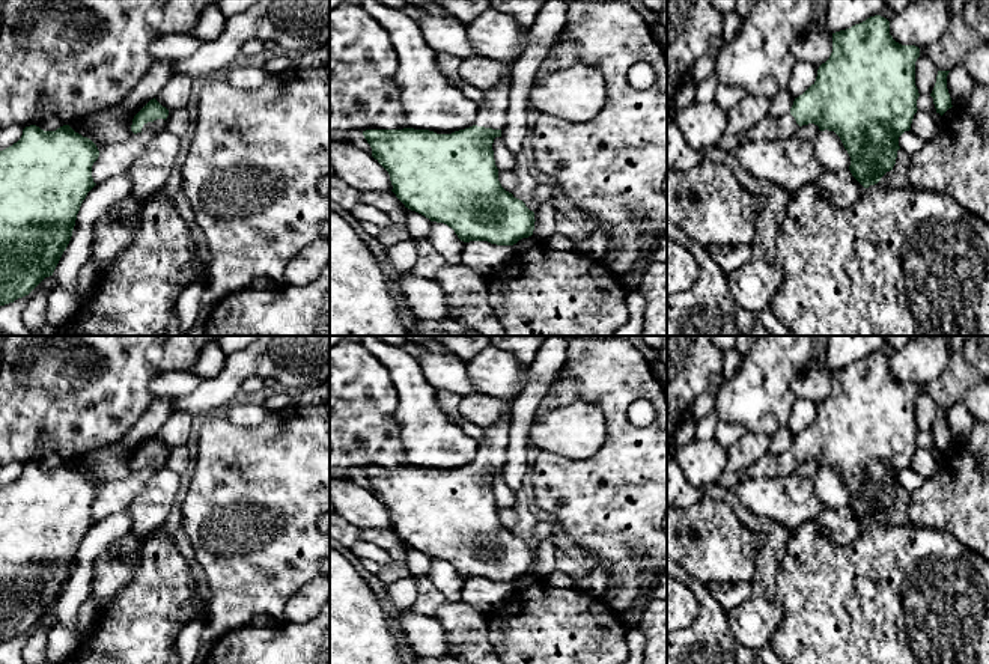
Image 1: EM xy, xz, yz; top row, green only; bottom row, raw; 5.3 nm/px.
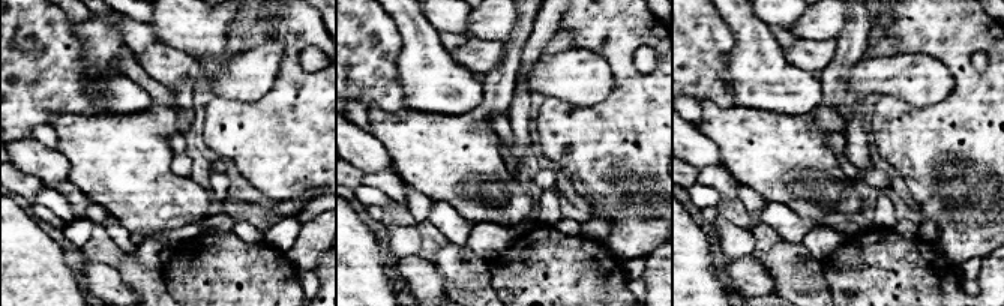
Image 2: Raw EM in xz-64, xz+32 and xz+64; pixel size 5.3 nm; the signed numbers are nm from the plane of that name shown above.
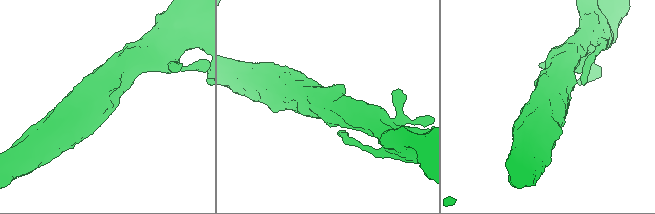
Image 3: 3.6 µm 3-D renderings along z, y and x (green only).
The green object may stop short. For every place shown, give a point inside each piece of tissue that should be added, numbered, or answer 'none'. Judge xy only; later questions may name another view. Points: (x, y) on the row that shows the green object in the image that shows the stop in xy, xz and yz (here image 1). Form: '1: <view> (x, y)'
1: xy (158, 125)

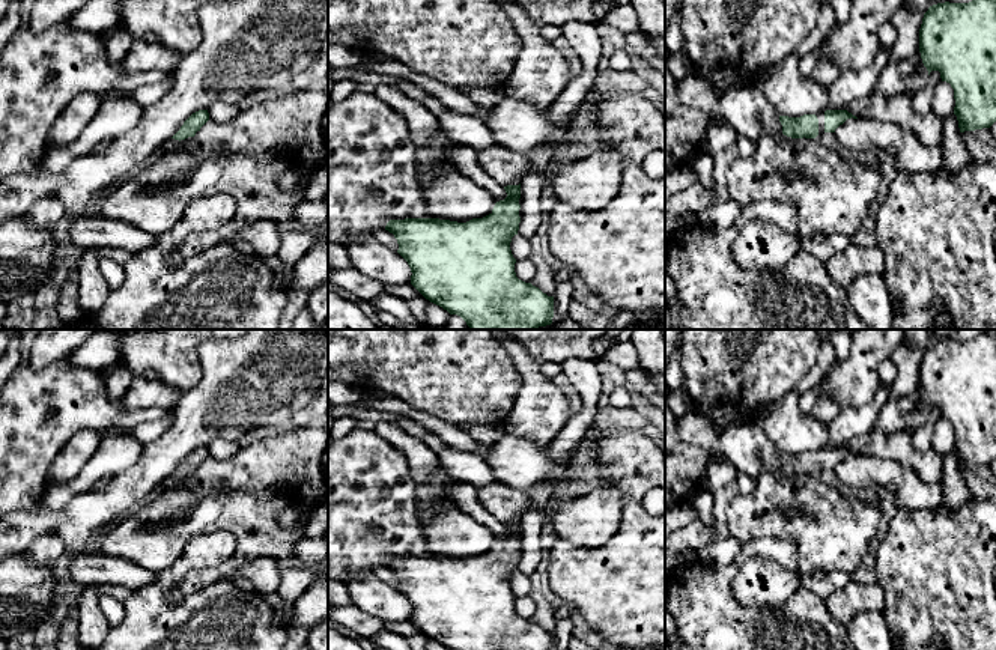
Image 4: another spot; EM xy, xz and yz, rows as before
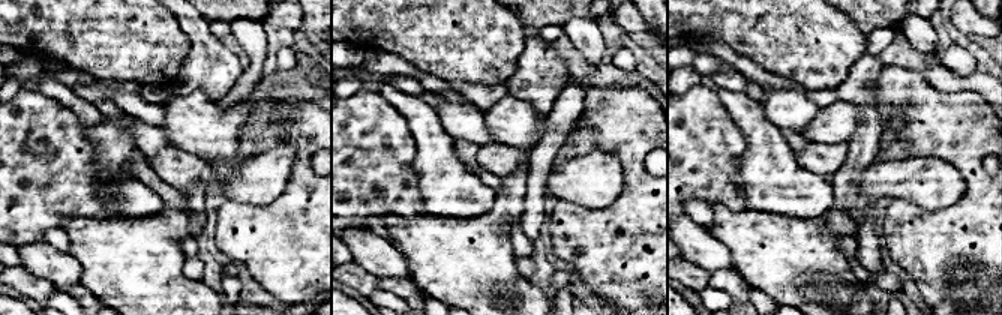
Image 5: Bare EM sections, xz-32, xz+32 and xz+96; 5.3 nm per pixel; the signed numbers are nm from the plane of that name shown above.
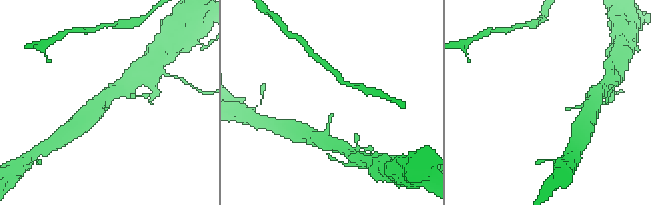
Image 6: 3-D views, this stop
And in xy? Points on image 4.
1: xy (169, 146)

